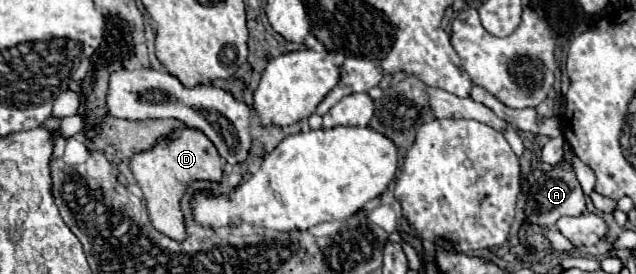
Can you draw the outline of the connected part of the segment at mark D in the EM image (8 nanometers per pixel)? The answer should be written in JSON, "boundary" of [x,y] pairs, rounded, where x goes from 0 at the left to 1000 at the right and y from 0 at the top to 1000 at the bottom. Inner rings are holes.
{"boundary":[[[288,467],[269,482],[263,504],[250,504],[237,547],[209,562],[203,577],[203,613],[225,693],[237,818],[272,876],[291,876],[291,796],[281,759],[281,730],[303,657],[347,657],[351,577],[316,474]]]}

